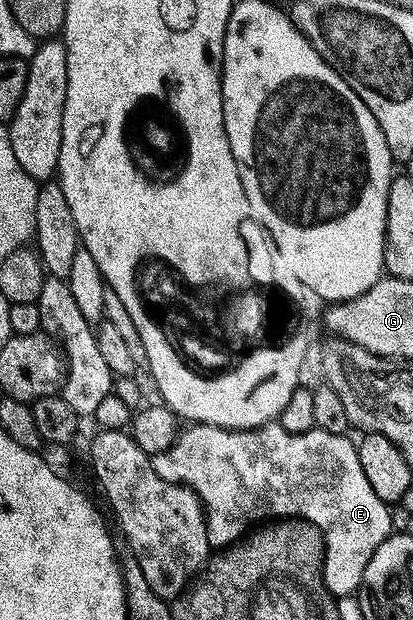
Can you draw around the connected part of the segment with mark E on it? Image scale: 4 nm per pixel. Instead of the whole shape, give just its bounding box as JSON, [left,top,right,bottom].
[151,421,392,596]

